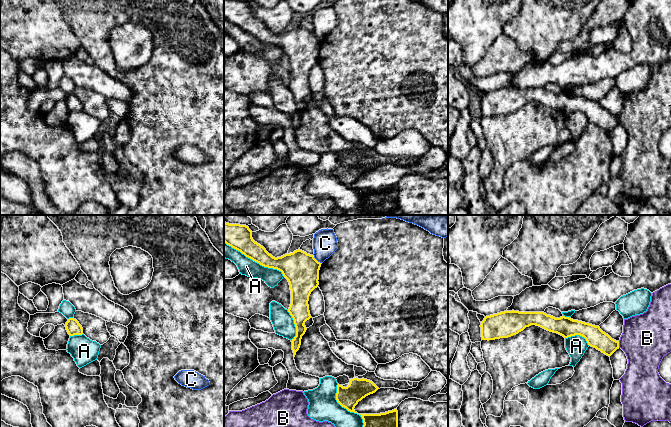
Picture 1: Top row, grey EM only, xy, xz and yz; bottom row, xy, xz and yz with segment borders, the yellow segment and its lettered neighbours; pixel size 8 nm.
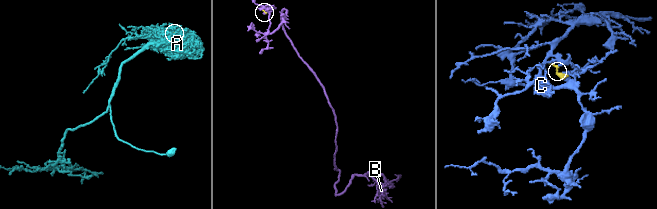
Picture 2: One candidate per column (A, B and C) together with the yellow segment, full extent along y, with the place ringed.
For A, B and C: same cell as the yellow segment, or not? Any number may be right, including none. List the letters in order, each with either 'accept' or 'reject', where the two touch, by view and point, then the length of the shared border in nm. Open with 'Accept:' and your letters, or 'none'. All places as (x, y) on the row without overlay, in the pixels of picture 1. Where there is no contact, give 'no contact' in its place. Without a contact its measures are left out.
Accept: none
A: reject; contact xz (255, 37); length 550 nm
B: reject; contact yz (618, 120); length 60 nm
C: reject; contact xz (315, 35); length 100 nm

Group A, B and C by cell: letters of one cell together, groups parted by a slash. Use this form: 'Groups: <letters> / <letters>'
Groups: A / B / C

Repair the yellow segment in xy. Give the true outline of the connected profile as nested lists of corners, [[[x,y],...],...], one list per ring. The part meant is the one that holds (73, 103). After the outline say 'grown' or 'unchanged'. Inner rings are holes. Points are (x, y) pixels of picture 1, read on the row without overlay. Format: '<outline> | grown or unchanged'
[[[69,94],[65,100],[66,106],[70,112],[82,111],[83,104],[79,98],[74,94]]] | unchanged

